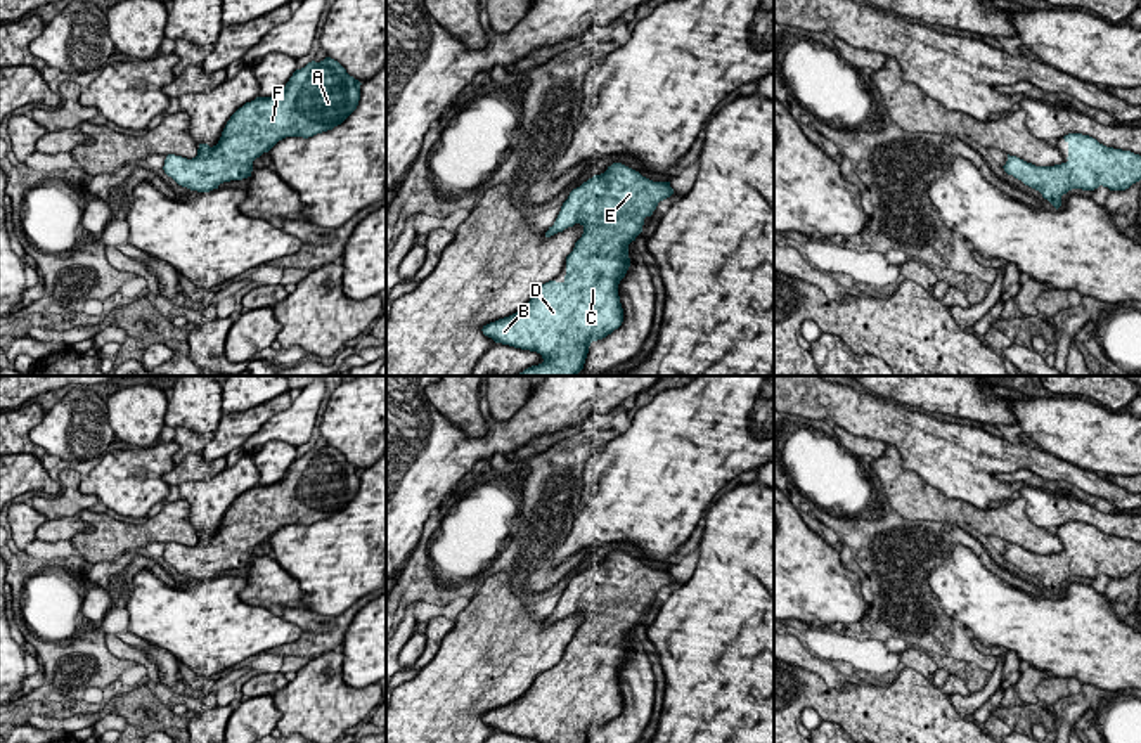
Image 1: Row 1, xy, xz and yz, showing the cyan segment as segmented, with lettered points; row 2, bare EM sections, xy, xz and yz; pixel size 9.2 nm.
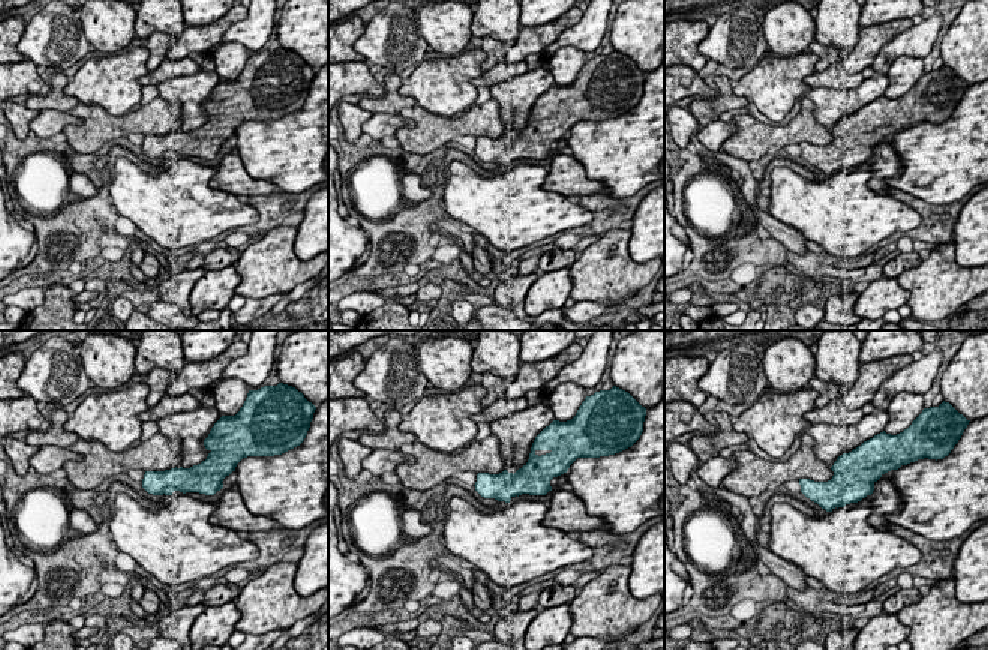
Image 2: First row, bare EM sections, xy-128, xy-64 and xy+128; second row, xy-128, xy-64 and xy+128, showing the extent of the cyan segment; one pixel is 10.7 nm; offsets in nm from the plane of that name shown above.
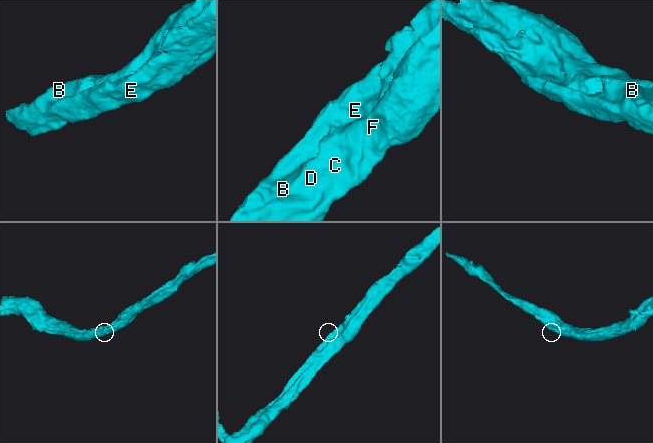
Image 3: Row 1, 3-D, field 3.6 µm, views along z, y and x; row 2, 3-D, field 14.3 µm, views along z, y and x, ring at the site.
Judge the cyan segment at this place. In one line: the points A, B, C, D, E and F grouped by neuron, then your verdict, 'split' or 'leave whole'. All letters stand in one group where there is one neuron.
groups A B C D E F; leave whole

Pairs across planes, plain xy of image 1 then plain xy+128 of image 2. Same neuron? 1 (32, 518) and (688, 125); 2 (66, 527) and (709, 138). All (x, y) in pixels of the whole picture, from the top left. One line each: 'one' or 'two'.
1: one
2: one

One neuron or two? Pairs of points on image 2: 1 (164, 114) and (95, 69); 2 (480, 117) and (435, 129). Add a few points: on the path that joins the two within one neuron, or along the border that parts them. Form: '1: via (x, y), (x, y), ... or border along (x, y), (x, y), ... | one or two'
1: border along (96, 104), (113, 114), (131, 111) | two
2: via (470, 123), (446, 128) | one

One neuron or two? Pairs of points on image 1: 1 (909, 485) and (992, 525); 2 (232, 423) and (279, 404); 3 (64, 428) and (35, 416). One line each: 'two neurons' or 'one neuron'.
1: one neuron
2: one neuron
3: two neurons

